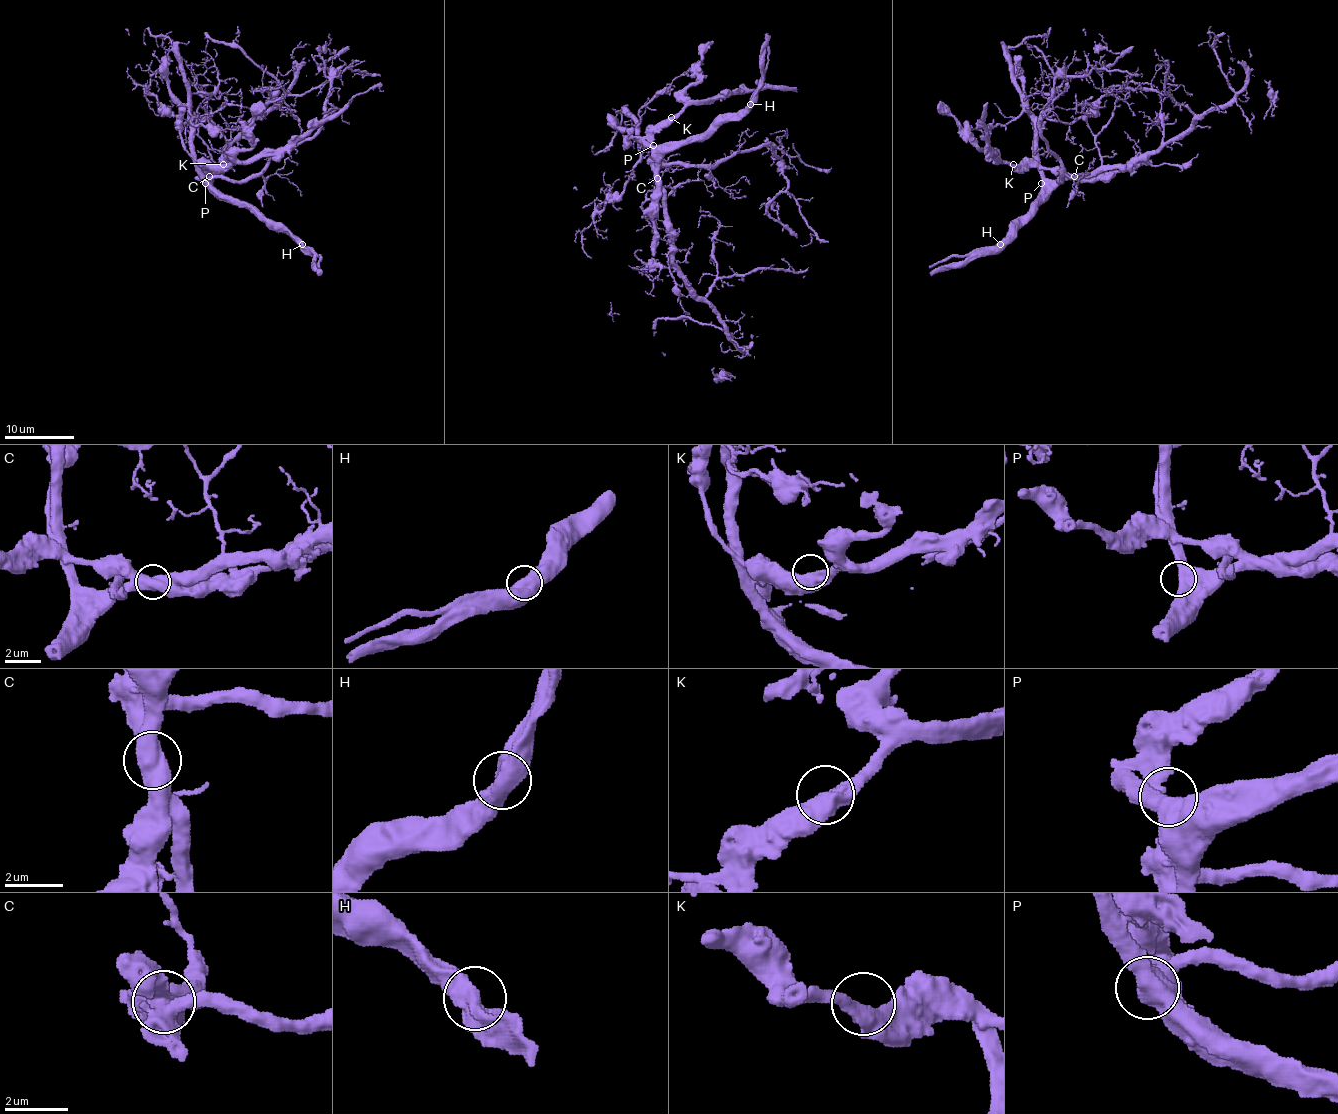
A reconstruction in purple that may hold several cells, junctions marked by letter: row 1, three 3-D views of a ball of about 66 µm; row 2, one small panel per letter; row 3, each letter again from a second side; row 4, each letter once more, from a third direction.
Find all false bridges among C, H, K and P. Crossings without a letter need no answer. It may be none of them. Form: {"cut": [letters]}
{"cut": ["C"]}

